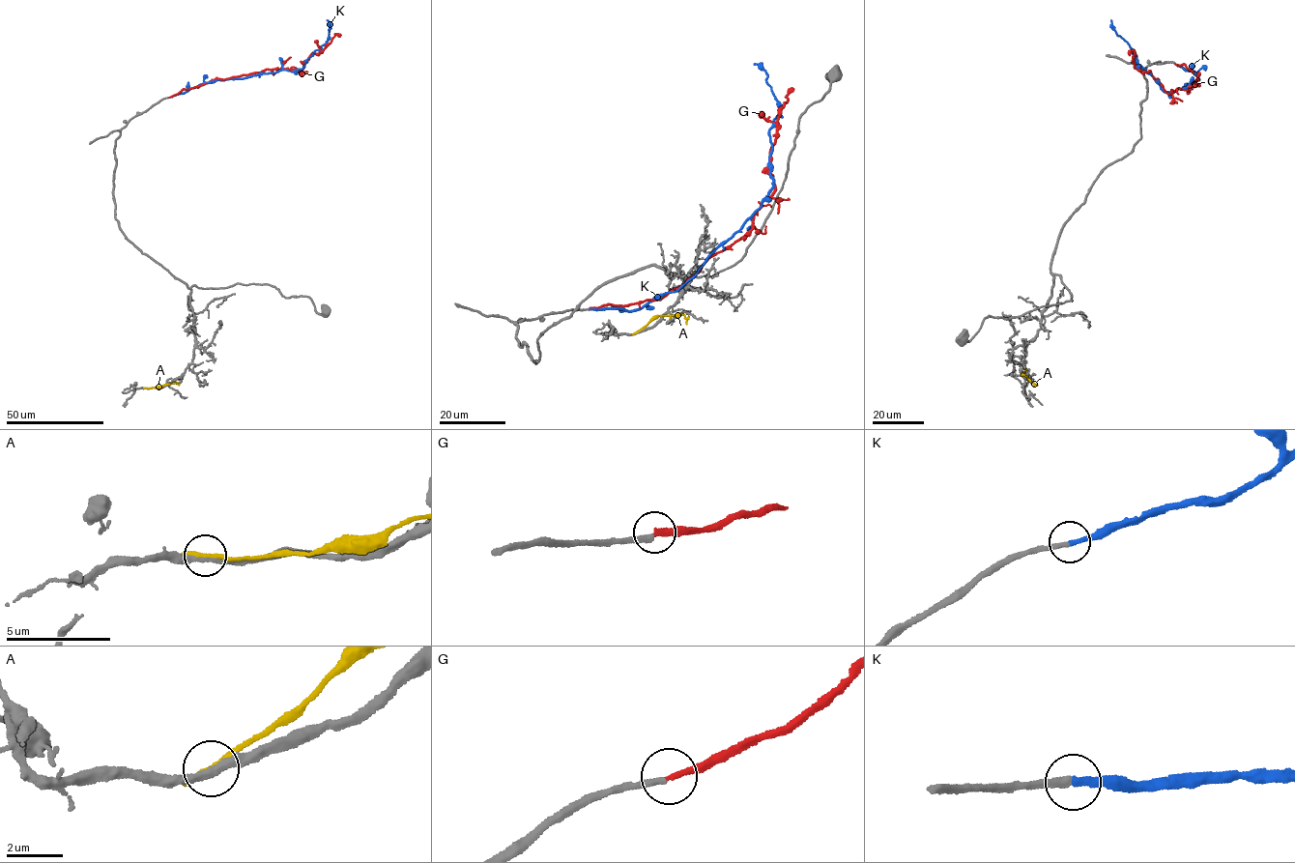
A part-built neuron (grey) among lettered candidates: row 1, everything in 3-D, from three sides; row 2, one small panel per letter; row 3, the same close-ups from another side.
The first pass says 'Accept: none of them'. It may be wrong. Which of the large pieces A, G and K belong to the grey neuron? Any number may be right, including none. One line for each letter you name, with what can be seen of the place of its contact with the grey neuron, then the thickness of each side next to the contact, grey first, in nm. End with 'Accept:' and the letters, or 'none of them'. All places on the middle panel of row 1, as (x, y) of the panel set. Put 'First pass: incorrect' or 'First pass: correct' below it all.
K: meets grey at (589, 309); 240 nm thick on the grey side, 240 nm on the other
Accept: K
First pass: incorrect

